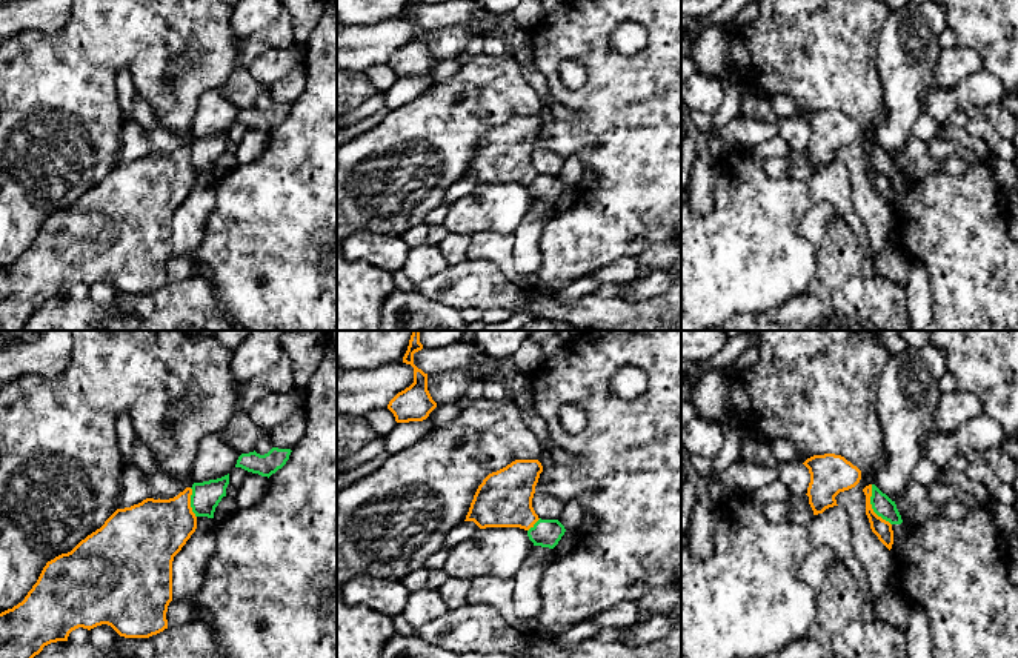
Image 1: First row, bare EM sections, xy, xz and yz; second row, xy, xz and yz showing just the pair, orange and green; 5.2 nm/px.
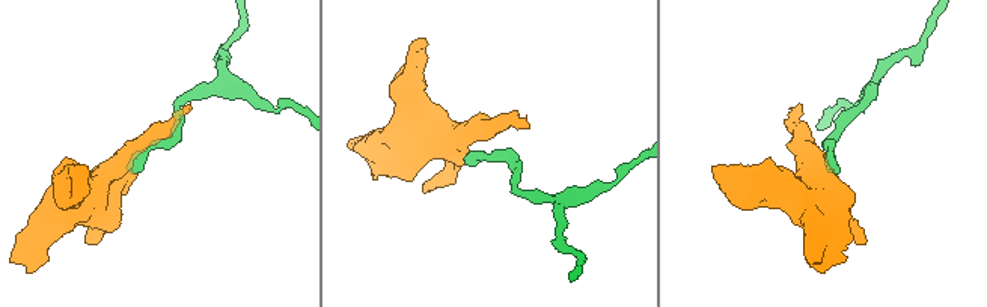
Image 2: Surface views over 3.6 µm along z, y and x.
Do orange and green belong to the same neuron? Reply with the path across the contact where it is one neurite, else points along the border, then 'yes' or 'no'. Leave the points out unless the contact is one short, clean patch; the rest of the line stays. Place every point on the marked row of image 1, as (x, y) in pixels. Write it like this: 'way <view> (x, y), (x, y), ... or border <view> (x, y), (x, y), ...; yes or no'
border yz (871, 485), (871, 508), (891, 525); no

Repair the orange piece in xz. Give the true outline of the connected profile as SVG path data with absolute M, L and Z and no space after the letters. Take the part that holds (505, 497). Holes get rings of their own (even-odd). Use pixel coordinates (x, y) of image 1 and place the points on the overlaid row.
M515 460L489 474L478 486L464 521L474 521L480 529L529 530L540 520L532 498L541 472L538 460Z

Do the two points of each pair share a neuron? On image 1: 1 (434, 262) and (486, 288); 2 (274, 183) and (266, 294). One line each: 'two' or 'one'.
1: two
2: one

